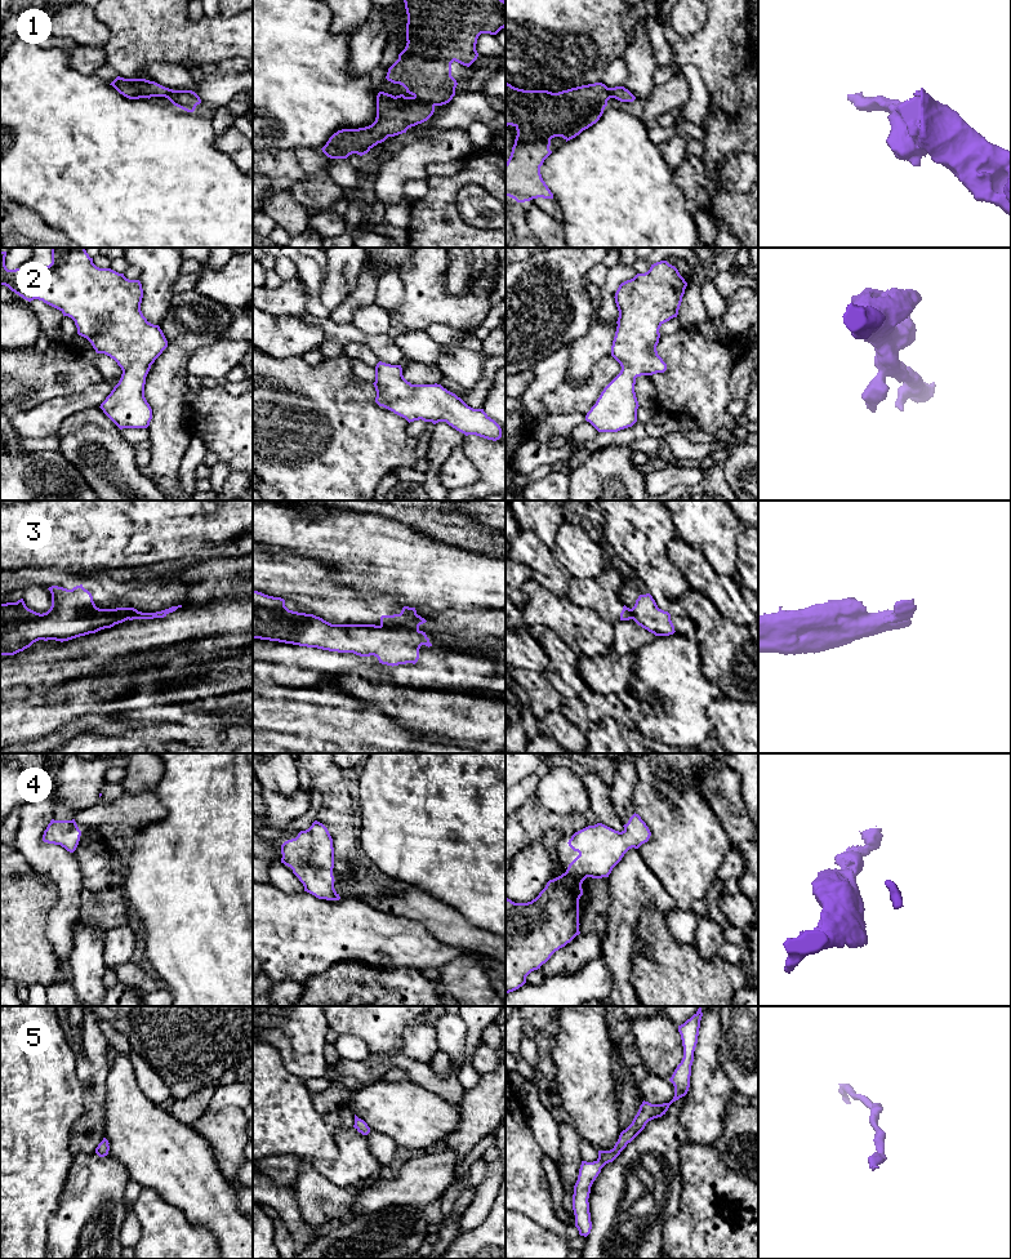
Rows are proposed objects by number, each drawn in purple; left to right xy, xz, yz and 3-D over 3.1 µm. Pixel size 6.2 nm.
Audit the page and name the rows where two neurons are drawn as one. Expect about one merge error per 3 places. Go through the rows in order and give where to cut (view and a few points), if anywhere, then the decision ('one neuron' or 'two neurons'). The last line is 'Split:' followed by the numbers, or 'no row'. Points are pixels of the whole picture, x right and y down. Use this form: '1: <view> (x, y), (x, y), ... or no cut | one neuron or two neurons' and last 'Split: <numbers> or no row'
1: no cut | one neuron
2: no cut | one neuron
3: xz (381, 624), (418, 630) | two neurons
4: no cut | one neuron
5: no cut | one neuron
Split: 3

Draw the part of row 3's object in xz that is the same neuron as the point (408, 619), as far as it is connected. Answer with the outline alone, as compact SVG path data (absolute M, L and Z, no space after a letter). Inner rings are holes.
M404 606L400 614L382 615L382 627L395 627L404 630L419 630L419 626L427 620L417 614L415 608Z

